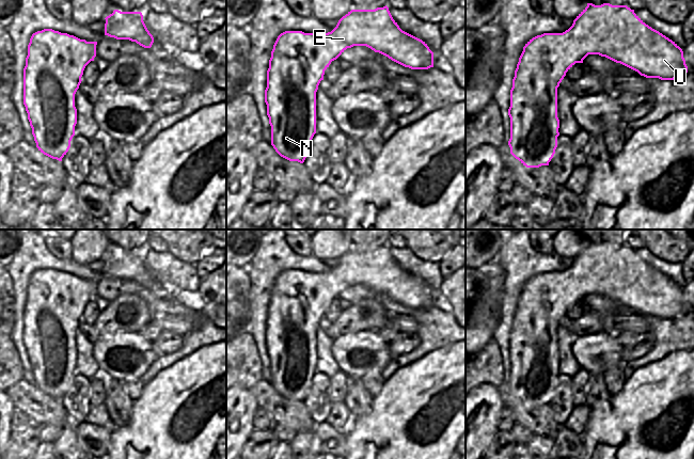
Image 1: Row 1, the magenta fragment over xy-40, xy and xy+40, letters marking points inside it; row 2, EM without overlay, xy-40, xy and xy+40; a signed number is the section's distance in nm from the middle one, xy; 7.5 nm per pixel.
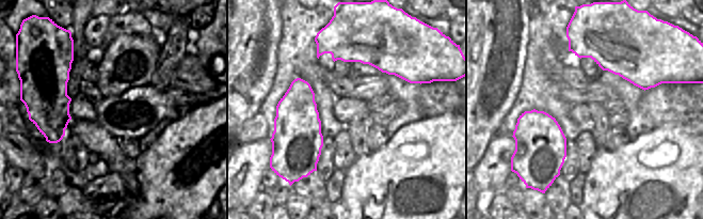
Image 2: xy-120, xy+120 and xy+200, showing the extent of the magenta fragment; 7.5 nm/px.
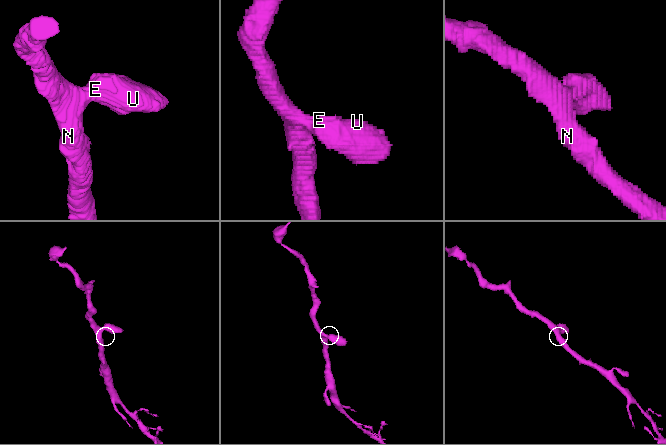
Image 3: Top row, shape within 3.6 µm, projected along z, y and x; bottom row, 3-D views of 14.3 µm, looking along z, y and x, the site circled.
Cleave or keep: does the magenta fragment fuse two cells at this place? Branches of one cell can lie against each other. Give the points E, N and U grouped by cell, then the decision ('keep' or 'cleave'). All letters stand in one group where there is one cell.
E N U | keep

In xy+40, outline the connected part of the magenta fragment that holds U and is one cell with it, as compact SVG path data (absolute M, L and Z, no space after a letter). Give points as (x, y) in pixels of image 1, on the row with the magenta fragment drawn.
M603 3L587 6L577 16L572 26L563 33L543 33L530 39L523 47L519 58L512 88L510 90L510 139L508 145L510 154L526 168L539 168L549 165L557 147L559 136L559 120L557 117L557 88L566 76L566 73L575 64L583 63L588 54L599 54L616 63L620 63L646 78L659 78L661 80L674 80L688 73L688 66L683 58L682 49L672 39L646 25L627 5L612 5Z

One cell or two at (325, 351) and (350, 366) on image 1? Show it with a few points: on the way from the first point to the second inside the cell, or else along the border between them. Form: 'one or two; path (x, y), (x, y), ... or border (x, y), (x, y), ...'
two; border (332, 341), (332, 358), (340, 369)

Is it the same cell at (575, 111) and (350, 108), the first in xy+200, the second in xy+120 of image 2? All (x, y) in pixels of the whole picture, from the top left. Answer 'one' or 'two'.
one

